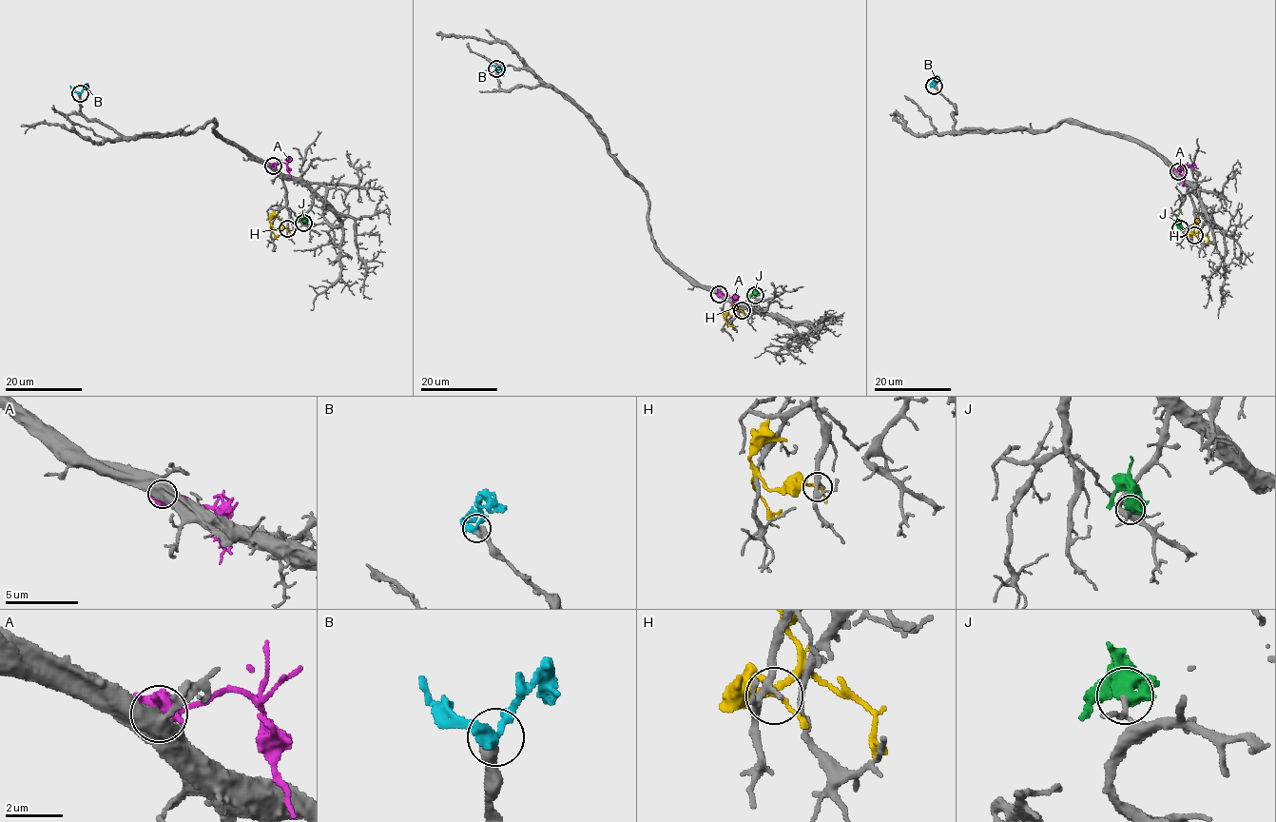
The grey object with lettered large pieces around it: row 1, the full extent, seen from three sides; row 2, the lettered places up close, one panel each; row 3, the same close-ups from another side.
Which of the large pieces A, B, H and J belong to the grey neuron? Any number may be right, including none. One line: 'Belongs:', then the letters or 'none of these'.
Belongs: B

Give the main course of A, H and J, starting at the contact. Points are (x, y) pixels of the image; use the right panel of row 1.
A: (1178, 170), (1182, 168), (1184, 171), (1182, 185)
H: (1194, 235), (1190, 235), (1198, 231), (1209, 243)
J: (1180, 228), (1174, 214)

